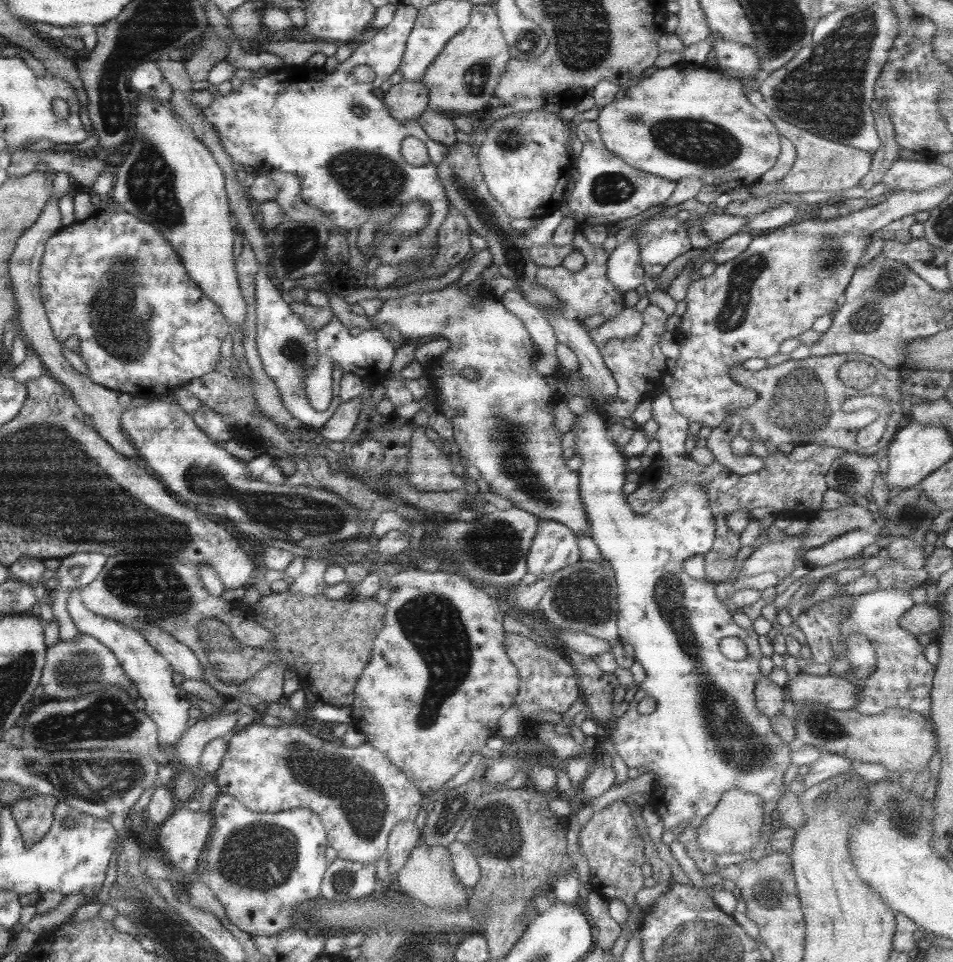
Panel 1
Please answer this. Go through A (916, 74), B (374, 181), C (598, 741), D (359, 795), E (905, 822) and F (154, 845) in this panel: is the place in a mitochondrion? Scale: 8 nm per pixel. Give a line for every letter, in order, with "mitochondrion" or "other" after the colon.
A: mitochondrion
B: mitochondrion
C: other
D: mitochondrion
E: mitochondrion
F: other

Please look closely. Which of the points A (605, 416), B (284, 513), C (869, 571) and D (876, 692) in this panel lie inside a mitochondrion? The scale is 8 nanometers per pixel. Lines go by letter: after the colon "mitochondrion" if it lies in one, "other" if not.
A: other
B: mitochondrion
C: other
D: other

